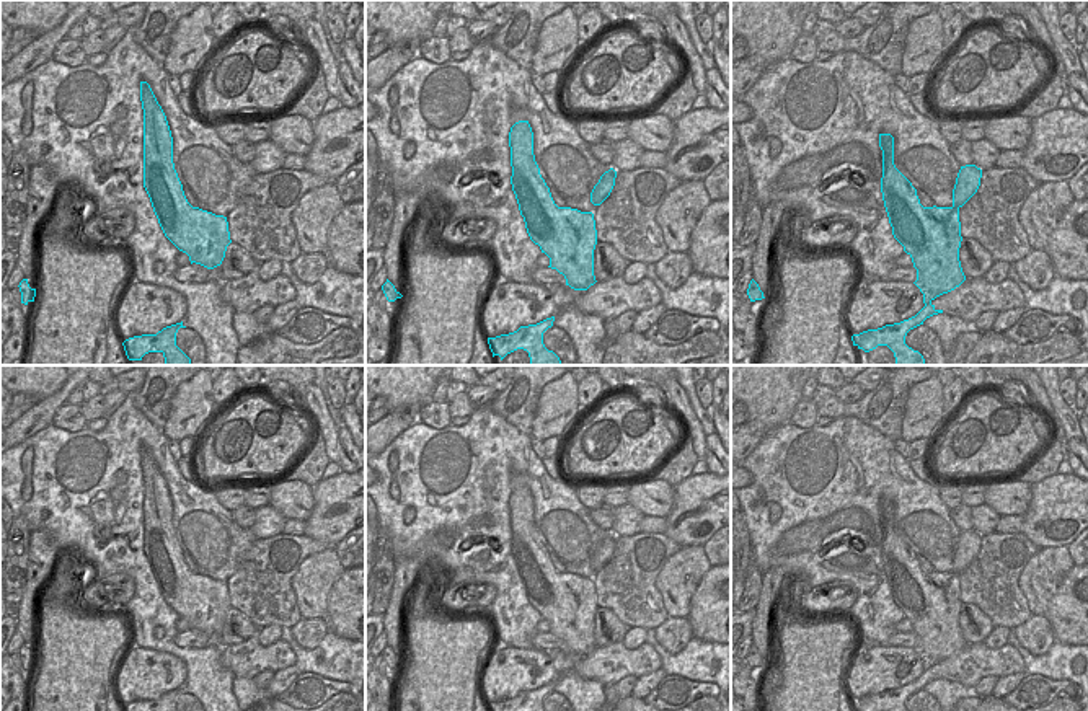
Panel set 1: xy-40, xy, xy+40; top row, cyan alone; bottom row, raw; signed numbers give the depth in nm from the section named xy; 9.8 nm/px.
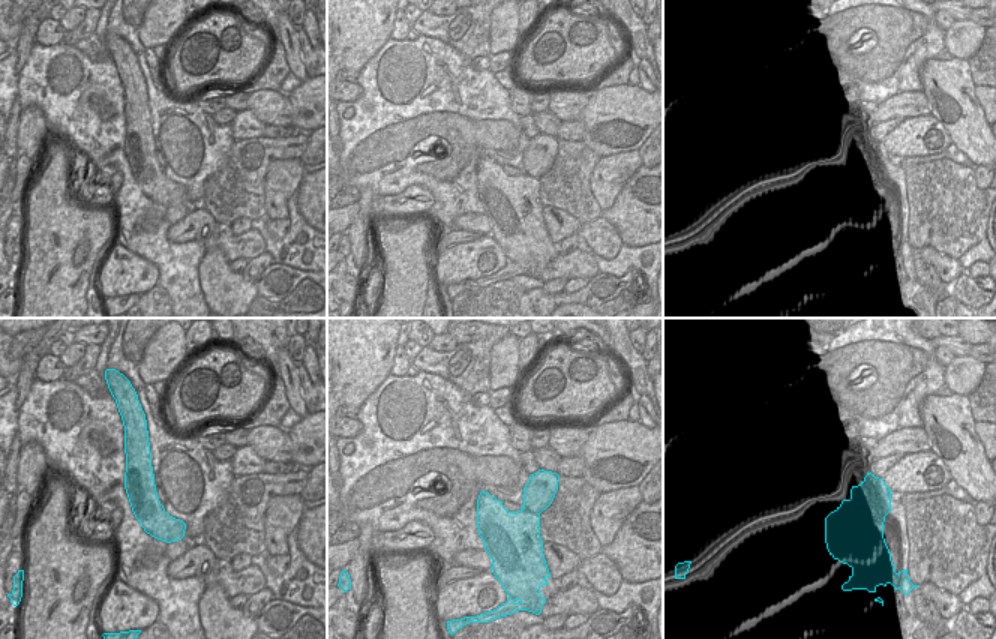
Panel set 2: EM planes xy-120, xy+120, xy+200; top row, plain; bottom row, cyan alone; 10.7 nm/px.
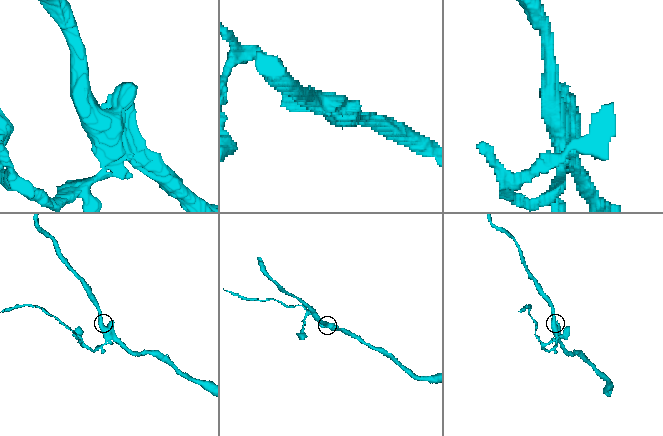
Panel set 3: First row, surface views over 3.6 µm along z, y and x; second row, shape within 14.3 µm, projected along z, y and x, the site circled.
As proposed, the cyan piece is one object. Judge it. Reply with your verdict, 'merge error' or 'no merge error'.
merge error

